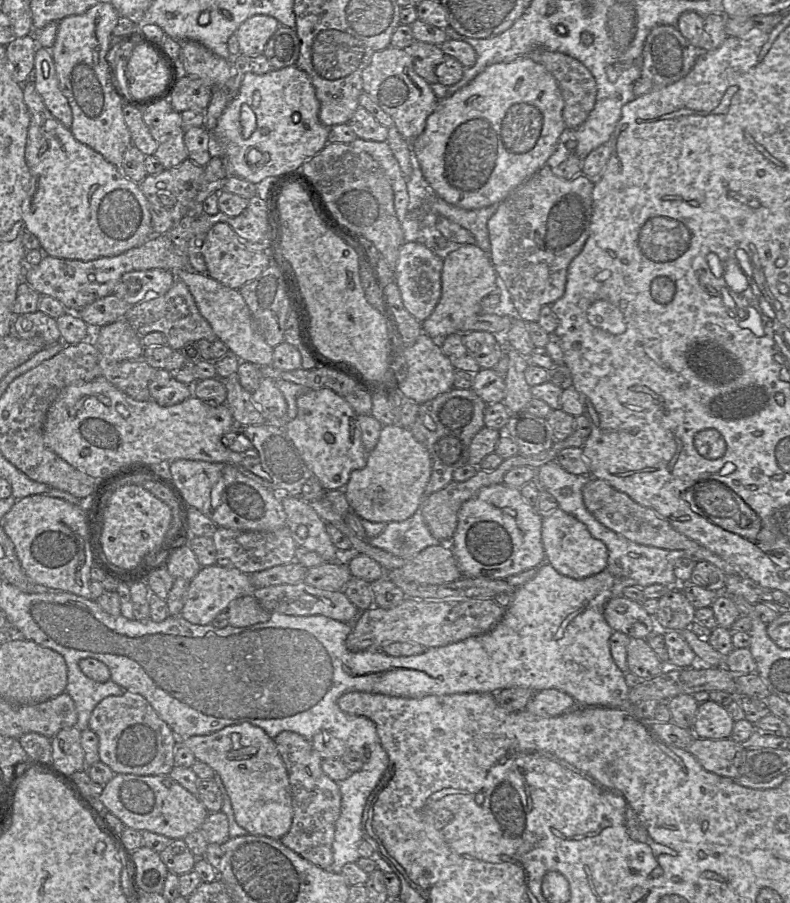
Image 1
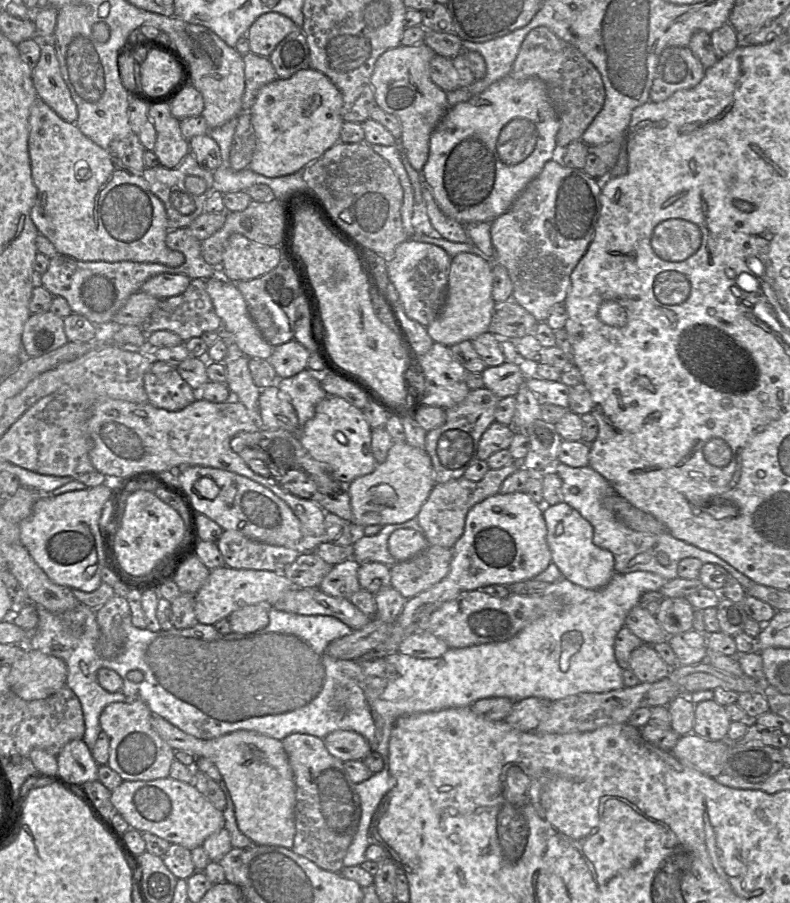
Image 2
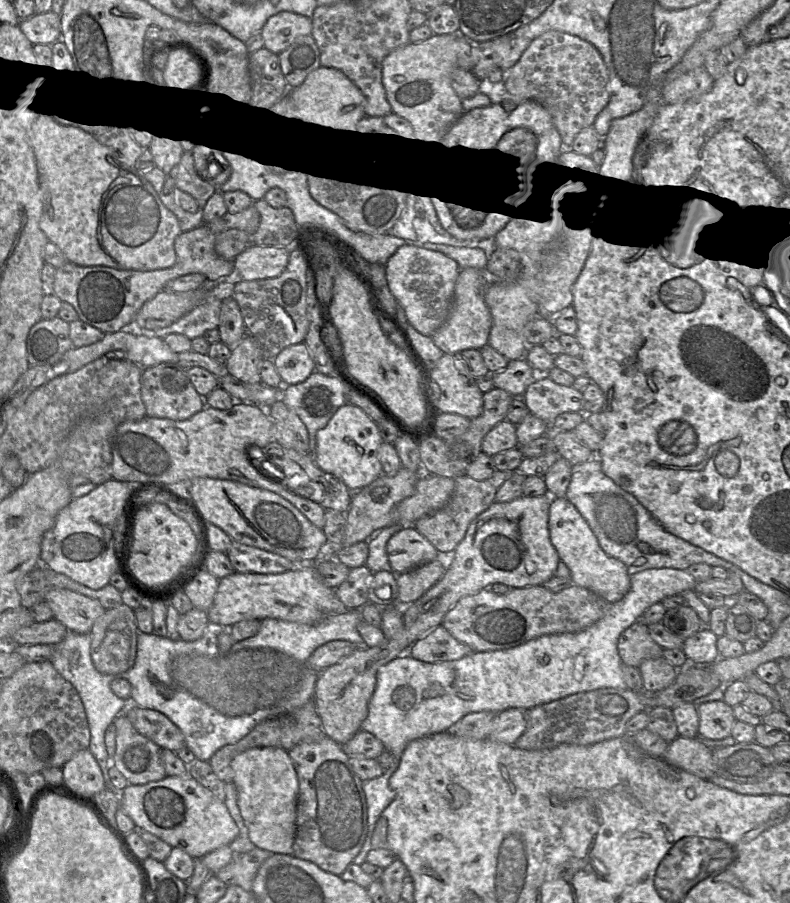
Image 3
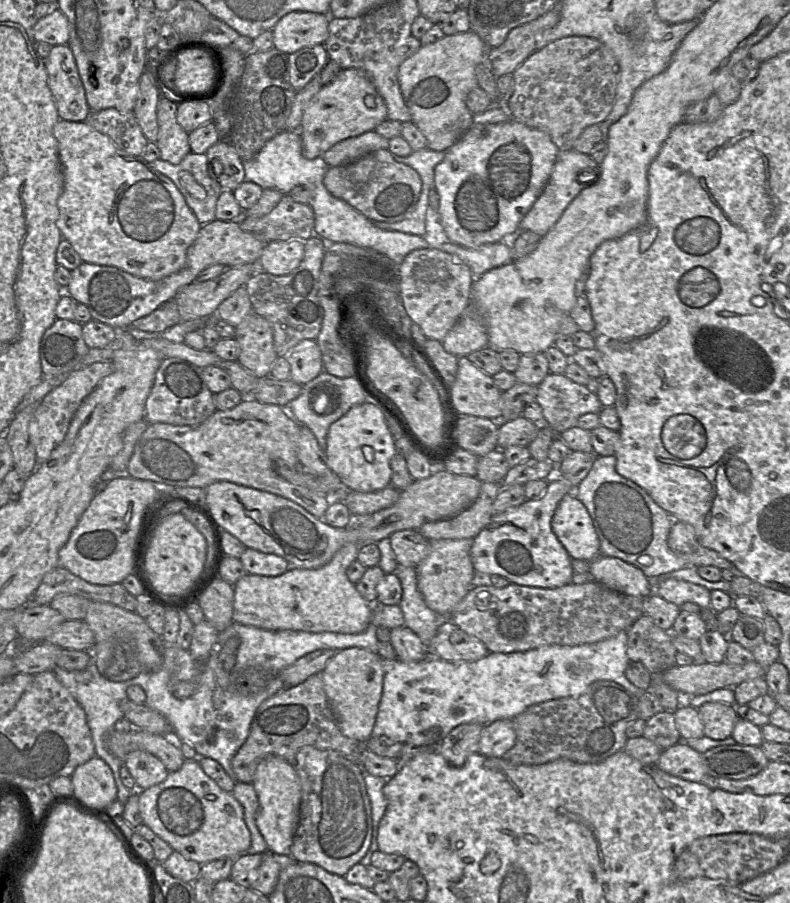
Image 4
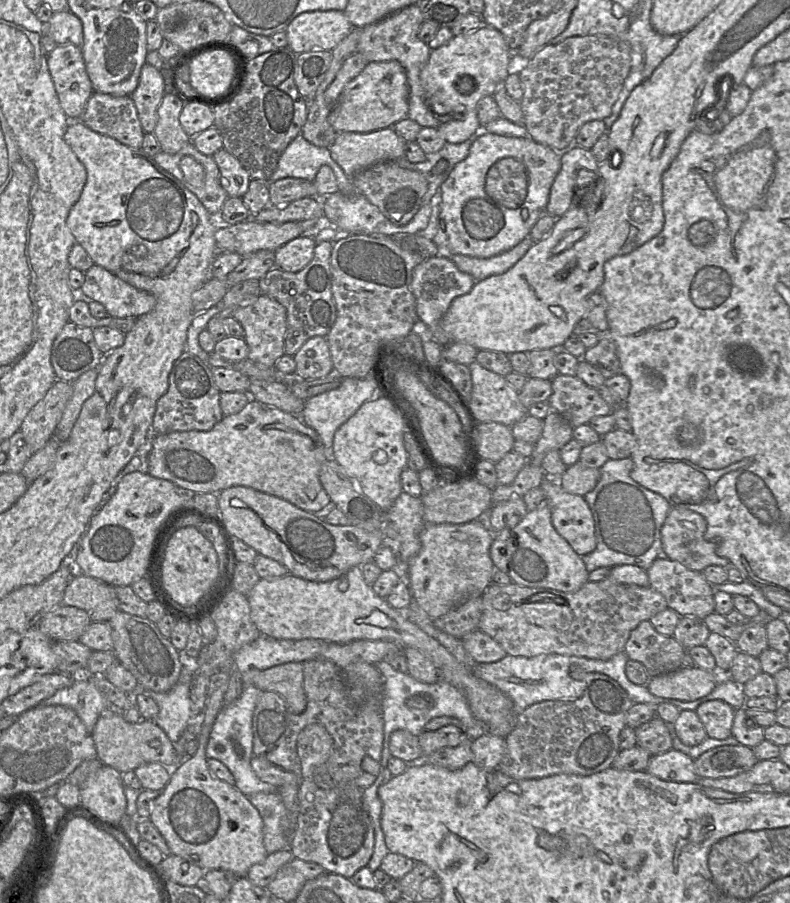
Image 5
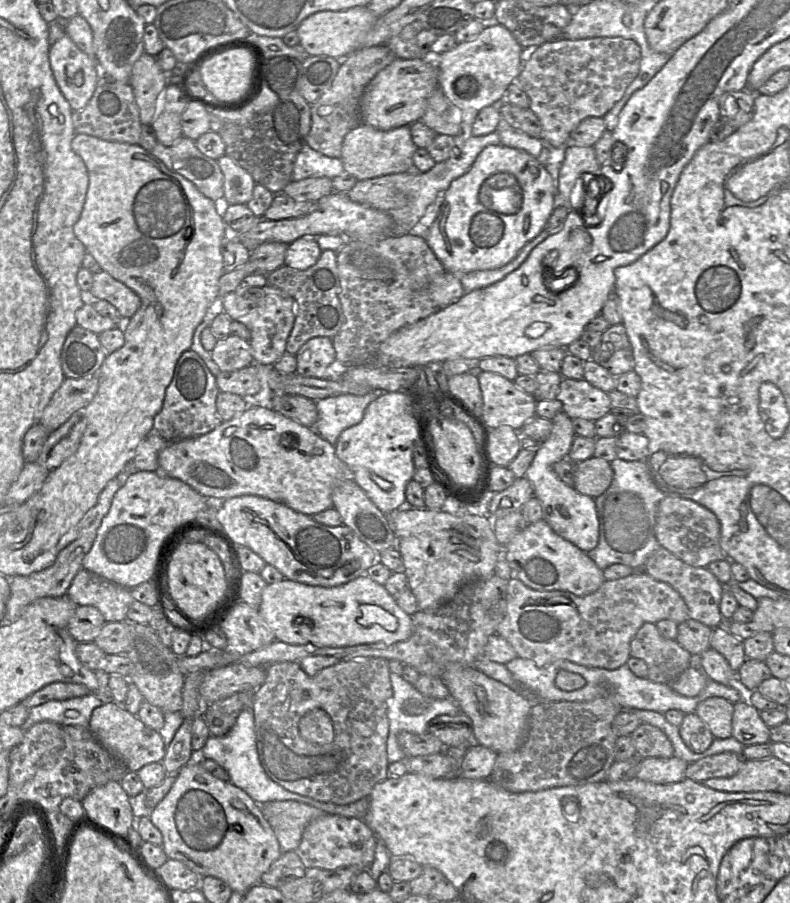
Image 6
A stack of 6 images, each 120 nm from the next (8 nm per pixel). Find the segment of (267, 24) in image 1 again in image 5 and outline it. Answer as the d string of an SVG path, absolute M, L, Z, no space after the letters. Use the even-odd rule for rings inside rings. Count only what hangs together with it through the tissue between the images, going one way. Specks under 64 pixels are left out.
M343 11L303 12L286 28L288 47L295 53L332 51L353 29Z

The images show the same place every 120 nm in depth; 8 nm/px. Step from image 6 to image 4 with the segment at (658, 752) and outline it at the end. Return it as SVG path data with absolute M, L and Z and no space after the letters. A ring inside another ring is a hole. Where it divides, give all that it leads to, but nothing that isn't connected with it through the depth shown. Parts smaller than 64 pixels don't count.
M662 711L646 721L643 736L655 743L661 750L681 741L676 727L674 712Z

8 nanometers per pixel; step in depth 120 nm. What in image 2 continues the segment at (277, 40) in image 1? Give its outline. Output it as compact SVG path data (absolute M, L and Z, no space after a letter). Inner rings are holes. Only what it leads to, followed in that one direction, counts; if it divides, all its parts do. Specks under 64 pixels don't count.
M294 31L283 38L269 59L280 79L287 79L296 72L309 68L310 53L305 34Z

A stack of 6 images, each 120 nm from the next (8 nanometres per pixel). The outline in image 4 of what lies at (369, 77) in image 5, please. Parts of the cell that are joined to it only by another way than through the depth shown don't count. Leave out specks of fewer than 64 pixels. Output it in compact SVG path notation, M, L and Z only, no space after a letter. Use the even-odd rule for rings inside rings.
M355 68L342 69L336 77L312 98L298 128L302 155L306 159L322 156L341 140L374 130L387 119L384 99L369 76Z

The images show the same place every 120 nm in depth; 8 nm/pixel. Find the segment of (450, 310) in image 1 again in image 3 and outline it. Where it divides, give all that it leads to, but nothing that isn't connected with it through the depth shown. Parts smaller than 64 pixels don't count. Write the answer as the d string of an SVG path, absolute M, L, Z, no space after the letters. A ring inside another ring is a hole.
M462 268L456 280L453 307L445 323L433 334L436 346L444 353L459 354L466 349L481 349L489 342L493 324L489 307L483 298L483 287L489 282L483 270Z

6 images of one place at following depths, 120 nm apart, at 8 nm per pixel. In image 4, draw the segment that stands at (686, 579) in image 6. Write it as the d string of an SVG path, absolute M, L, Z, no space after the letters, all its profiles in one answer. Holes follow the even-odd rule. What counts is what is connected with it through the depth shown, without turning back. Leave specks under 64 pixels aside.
M667 577L650 580L653 582L653 594L658 594L667 602L678 607L686 602L692 602L705 609L711 608L710 591L703 586Z

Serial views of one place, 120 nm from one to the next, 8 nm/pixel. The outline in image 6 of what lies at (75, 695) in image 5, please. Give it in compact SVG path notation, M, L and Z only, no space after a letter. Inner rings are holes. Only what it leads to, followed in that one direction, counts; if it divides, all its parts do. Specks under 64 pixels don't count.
M94 694L67 700L51 700L29 709L21 728L26 731L35 723L51 721L59 725L79 725L89 727L92 712L105 703Z

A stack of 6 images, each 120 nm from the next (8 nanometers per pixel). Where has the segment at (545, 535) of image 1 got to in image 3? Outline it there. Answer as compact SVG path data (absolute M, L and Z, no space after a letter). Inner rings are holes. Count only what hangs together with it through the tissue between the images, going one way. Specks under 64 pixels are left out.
M566 497L553 498L551 501L549 533L560 561L570 570L572 585L586 588L609 603L617 602L627 594L631 586L627 566L602 550L587 521Z

